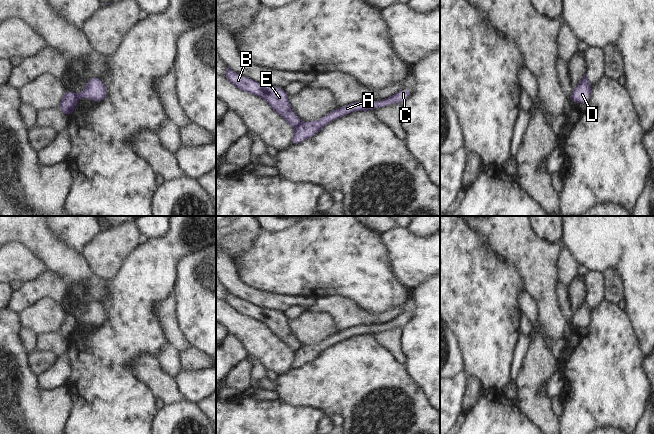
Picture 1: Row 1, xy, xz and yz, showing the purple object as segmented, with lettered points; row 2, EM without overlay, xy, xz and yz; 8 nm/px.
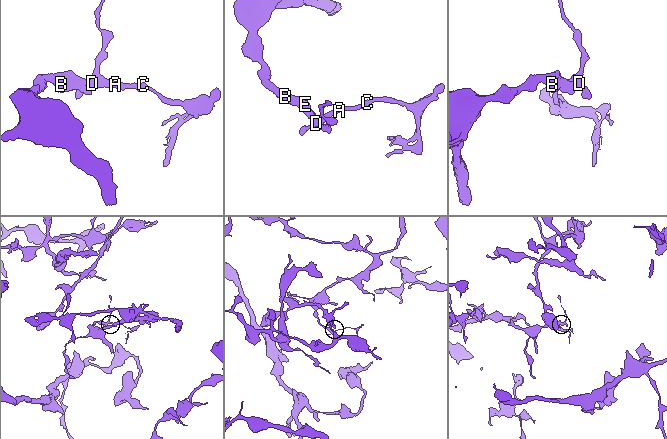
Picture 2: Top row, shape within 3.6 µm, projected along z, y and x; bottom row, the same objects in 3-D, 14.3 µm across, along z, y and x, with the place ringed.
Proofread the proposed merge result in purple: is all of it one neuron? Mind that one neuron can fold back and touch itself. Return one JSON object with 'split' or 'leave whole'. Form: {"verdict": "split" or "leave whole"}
{"verdict": "split"}

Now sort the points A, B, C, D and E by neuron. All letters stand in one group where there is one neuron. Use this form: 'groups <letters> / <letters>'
groups A C D / B E

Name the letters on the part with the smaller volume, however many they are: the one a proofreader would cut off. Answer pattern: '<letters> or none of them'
A, C, D

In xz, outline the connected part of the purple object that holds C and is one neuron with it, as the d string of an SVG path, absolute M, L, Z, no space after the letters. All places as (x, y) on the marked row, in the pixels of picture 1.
M401 89L394 95L381 99L379 101L356 101L349 105L334 109L332 112L313 122L301 122L299 126L294 128L291 145L297 145L304 140L311 138L314 134L319 132L328 123L344 117L354 111L371 111L378 107L386 107L393 103L403 103L411 95L411 89Z

